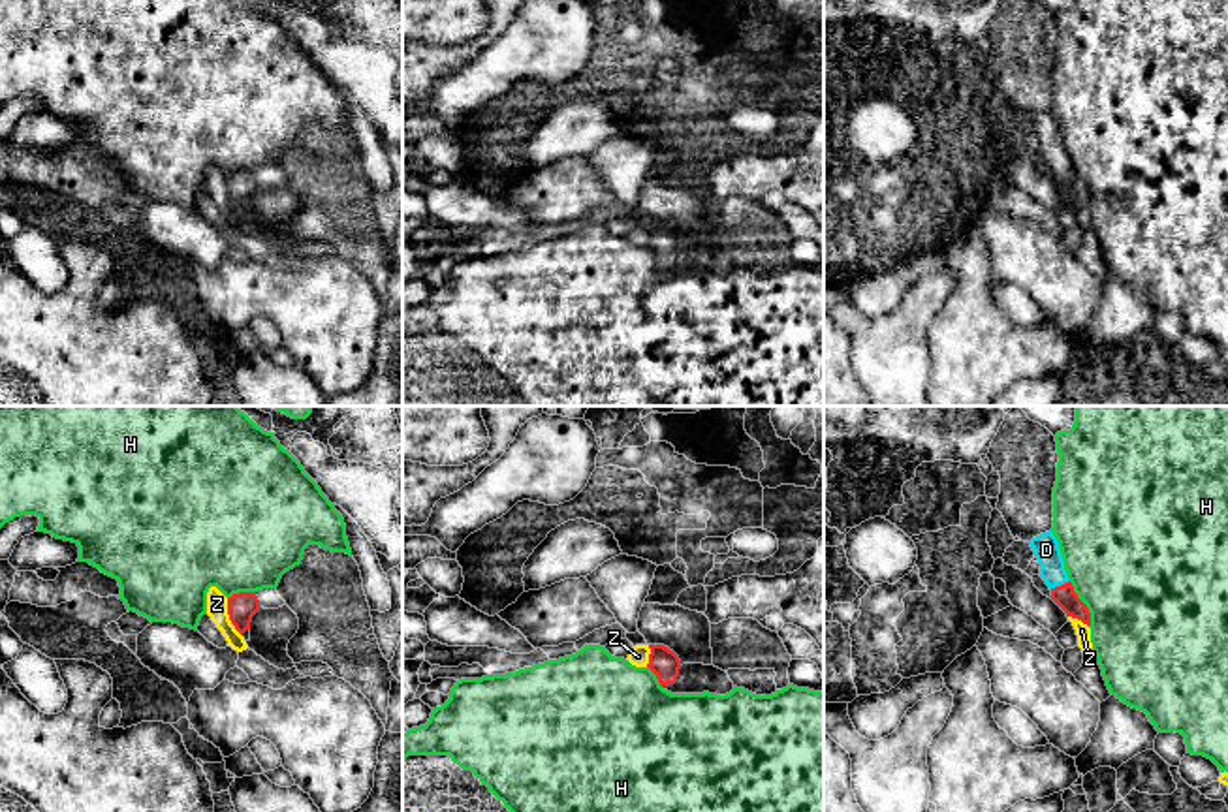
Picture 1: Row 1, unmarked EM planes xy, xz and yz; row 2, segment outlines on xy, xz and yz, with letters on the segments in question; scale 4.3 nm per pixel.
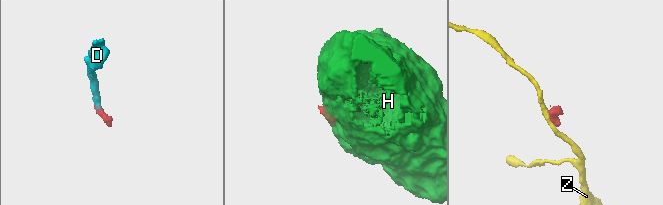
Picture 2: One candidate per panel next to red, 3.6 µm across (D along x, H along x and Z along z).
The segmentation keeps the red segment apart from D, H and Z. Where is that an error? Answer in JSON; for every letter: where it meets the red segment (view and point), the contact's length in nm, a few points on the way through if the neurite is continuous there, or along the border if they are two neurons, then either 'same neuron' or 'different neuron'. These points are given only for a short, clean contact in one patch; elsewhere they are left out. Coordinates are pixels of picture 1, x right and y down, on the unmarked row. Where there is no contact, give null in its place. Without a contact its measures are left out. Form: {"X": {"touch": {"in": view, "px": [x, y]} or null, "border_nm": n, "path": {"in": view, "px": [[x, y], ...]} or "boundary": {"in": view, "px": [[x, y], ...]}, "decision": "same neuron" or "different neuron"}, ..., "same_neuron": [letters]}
{"D": {"touch": {"in": "yz", "px": [1061, 164]}, "border_nm": 100, "path": {"in": "yz", "px": [[1065, 175], [1061, 164], [1052, 149], [1046, 128]]}, "decision": "same neuron"}, "H": {"touch": {"in": "yz", "px": [1084, 183]}, "border_nm": 220, "boundary": {"in": "yz", "px": [[1069, 160], [1089, 192], [1089, 205]]}, "decision": "different neuron"}, "Z": {"touch": {"in": "xy", "px": [230, 196]}, "border_nm": 180, "boundary": {"in": "xy", "px": [[226, 177], [228, 198], [241, 215]]}, "decision": "different neuron"}, "same_neuron": ["D"]}

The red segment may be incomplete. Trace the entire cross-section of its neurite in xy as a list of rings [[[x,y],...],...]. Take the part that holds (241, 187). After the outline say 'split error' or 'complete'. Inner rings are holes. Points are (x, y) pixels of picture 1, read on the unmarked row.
[[[263,167],[258,171],[239,171],[228,177],[228,194],[235,209],[250,220],[252,195],[263,188],[278,188],[286,180],[278,175],[276,167]]]; split error

